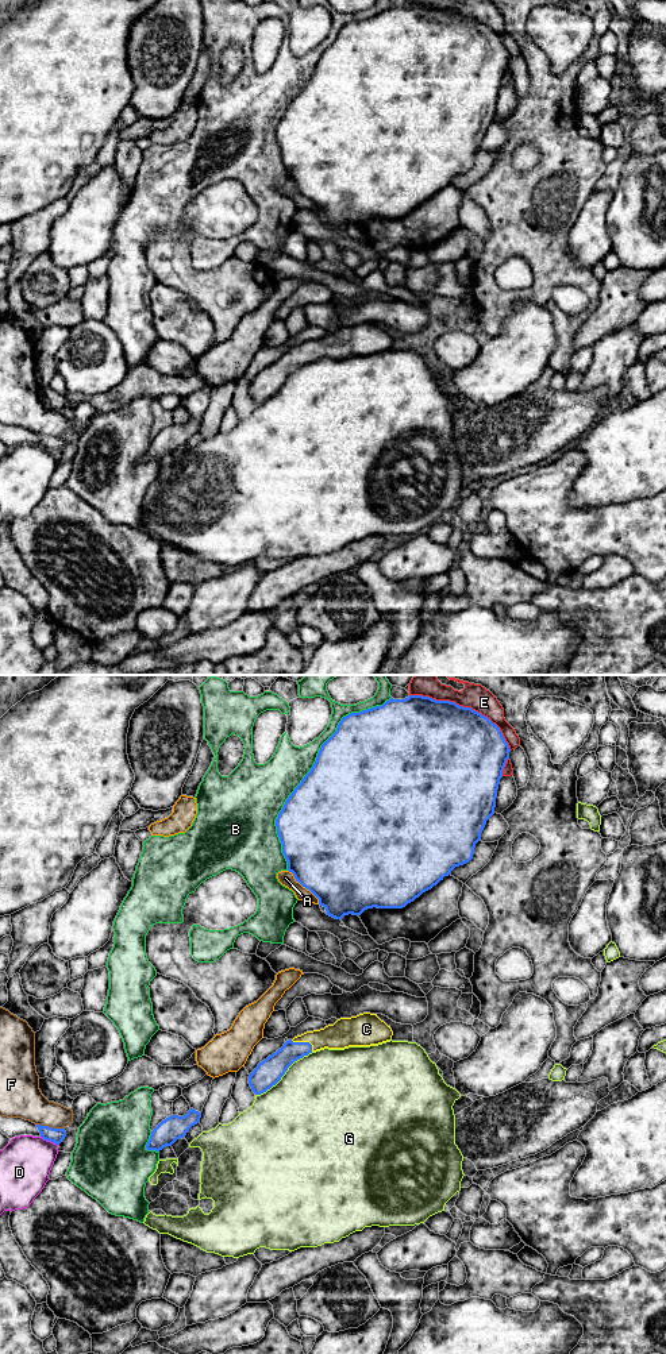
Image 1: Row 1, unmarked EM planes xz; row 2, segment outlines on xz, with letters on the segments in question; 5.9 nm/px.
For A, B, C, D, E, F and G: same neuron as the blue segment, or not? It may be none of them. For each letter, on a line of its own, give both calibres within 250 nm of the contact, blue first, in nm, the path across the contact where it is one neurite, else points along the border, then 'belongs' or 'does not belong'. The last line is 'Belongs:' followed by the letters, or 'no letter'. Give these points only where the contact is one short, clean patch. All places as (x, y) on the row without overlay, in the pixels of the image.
A: 500 nm thick on the blue side, 90 nm on the other; does not belong
B: 500 nm thick on the blue side, 260 nm on the other; does not belong
C: 150 nm thick on the blue side, 170 nm on the other; belongs
D: 90 nm thick on the blue side, 300 nm on the other; does not belong
E: 500 nm thick on the blue side, 140 nm on the other; does not belong
F: 90 nm thick on the blue side, 240 nm on the other; does not belong
G: 160 nm thick on the blue side, 500 nm on the other; does not belong
Belongs: C

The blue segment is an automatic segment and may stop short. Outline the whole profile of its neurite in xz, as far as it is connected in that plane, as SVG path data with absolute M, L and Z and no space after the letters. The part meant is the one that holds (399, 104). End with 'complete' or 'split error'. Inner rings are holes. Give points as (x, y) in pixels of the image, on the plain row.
M409 4L405 8L390 7L382 15L343 26L336 40L322 54L313 76L289 104L276 128L288 180L293 182L296 190L319 208L319 213L326 217L327 224L335 228L342 228L349 223L361 224L373 216L405 216L449 185L455 175L473 167L476 153L481 148L486 130L494 123L497 99L509 61L509 54L496 32L471 16L463 16L450 9L436 9L423 4Z | complete

